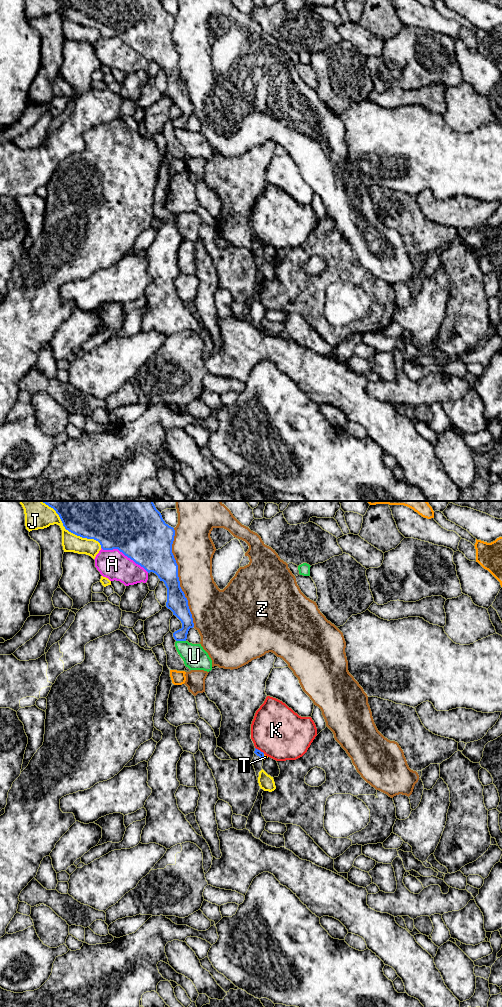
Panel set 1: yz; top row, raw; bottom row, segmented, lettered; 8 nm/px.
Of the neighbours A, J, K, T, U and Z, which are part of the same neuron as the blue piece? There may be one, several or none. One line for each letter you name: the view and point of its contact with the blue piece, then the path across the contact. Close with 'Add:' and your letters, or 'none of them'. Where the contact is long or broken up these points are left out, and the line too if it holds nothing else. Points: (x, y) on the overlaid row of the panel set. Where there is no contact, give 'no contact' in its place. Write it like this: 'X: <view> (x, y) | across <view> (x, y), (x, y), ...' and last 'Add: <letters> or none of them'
Add: none of them

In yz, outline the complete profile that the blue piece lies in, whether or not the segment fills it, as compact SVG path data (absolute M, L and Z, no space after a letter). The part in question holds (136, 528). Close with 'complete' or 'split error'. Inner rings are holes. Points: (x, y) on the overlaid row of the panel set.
M42 501L53 508L59 515L63 526L69 532L82 538L98 541L103 550L118 549L125 556L143 567L148 573L155 573L167 588L166 607L173 612L182 623L182 628L173 633L176 641L186 641L190 628L194 627L188 600L180 587L178 565L172 553L175 530L165 523L161 513L156 509L153 501Z; complete

